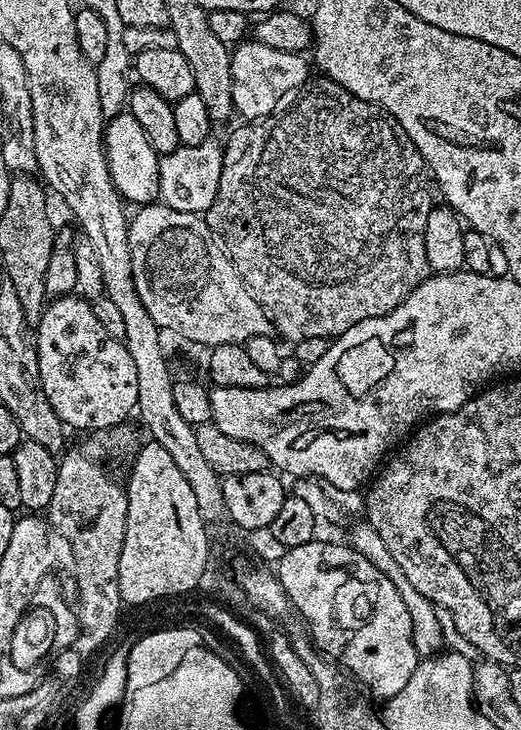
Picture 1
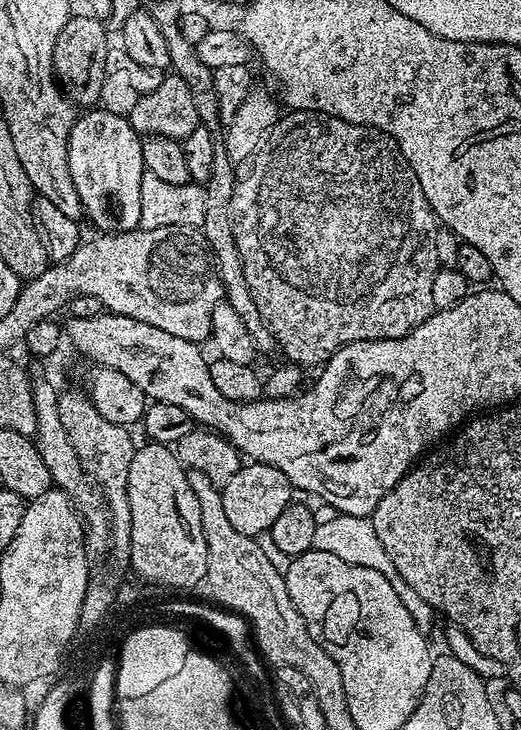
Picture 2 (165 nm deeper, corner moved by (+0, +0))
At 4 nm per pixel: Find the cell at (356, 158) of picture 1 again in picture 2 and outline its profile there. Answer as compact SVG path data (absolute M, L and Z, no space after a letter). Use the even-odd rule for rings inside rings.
M293 111L288 115L292 116L284 114L279 117L272 127L268 141L247 165L248 173L241 175L234 186L234 242L242 258L242 270L246 286L250 286L250 298L254 298L254 306L258 306L258 314L271 330L279 351L284 351L288 355L285 357L293 364L322 366L342 346L363 340L402 338L432 315L434 307L431 302L431 282L438 269L435 237L438 220L432 213L414 170L404 160L395 139L387 131L372 128L369 124L351 124L337 116L329 116L326 112Z

